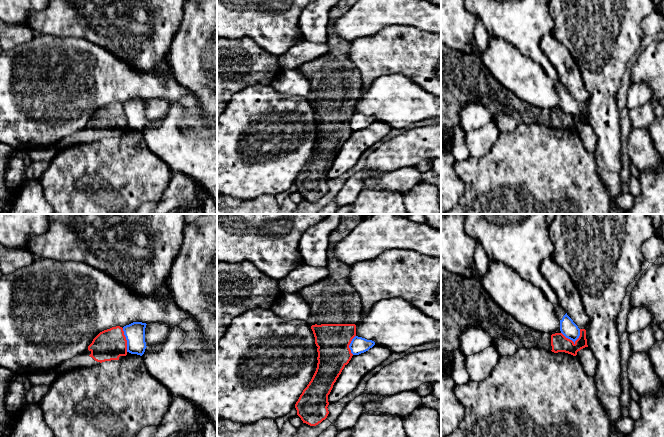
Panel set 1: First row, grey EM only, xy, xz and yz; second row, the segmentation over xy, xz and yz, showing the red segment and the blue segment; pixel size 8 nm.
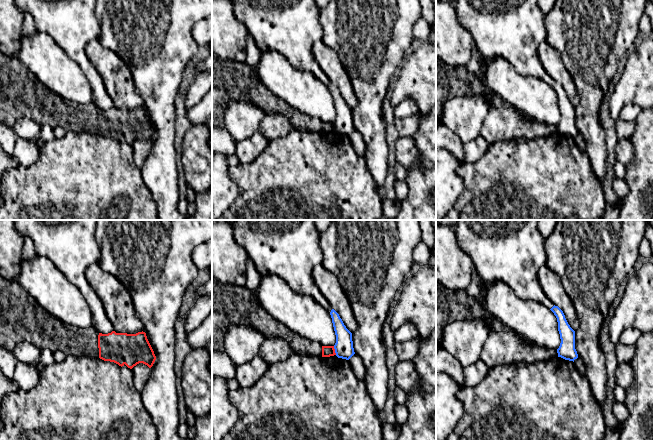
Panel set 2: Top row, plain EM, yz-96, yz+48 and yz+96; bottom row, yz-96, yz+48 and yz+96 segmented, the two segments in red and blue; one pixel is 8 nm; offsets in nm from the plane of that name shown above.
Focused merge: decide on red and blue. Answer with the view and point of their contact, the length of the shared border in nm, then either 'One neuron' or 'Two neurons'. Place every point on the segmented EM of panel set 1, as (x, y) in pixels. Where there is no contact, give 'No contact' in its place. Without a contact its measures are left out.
Touches red at yz (572, 341). Shared border 160 nm. Two neurons

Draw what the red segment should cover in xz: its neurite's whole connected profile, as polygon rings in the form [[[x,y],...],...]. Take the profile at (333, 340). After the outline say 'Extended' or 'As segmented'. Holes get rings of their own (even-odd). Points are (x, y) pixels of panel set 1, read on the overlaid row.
[[[340,214],[339,225],[329,237],[326,268],[330,271],[330,275],[300,291],[300,295],[311,308],[311,315],[306,322],[311,326],[318,347],[316,371],[295,404],[297,415],[303,423],[310,426],[316,426],[327,418],[328,395],[353,356],[349,345],[356,336],[356,324],[361,319],[362,304],[358,293],[349,283],[350,265],[338,261],[334,250],[336,244],[345,238],[365,216],[366,214]]]. Extended

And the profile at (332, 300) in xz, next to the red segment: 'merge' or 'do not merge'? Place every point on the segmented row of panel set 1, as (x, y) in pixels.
merge

